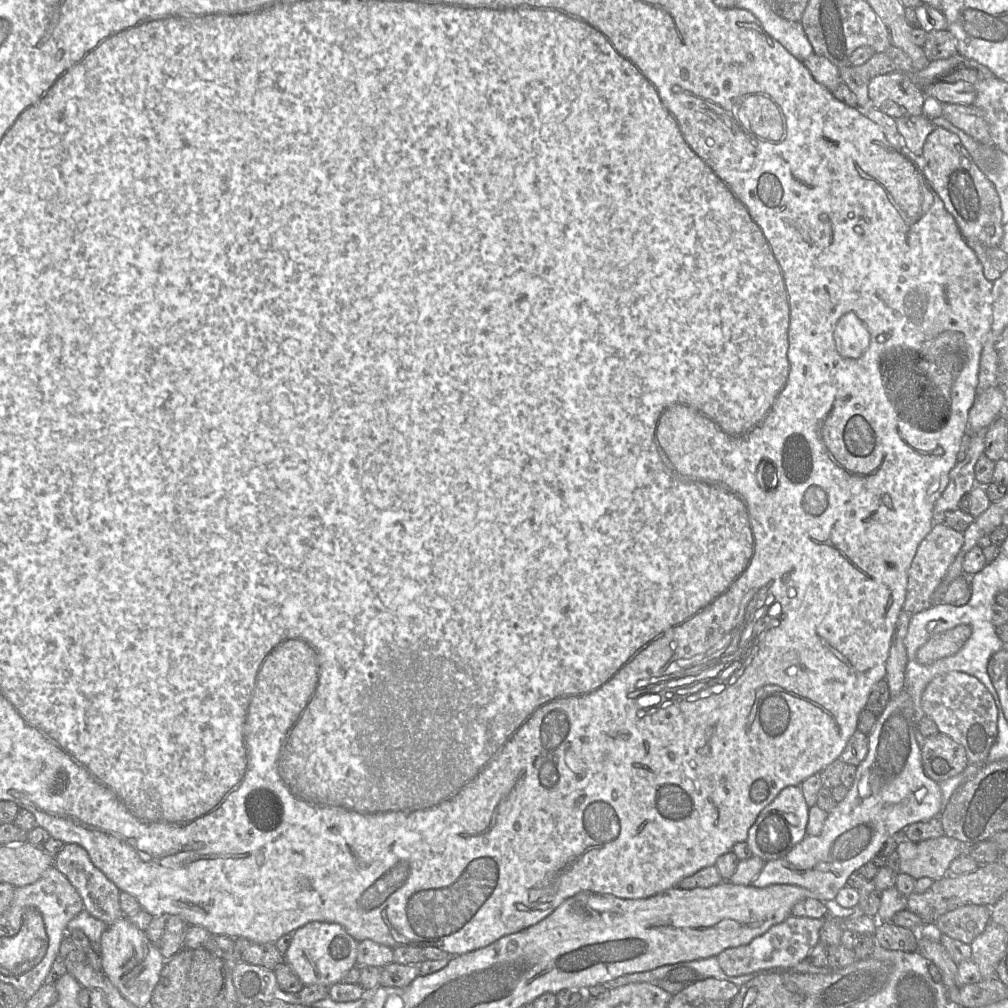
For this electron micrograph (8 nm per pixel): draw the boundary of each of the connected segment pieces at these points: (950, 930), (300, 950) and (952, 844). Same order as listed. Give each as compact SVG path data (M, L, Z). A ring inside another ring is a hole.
M968 904L941 915L936 925L943 934L971 944L985 930L990 921L990 907Z
M311 921L293 932L291 944L284 953L287 963L304 985L330 987L339 983L347 971L357 966L359 941L339 923Z
M946 835L921 842L912 842L906 839L898 843L897 851L901 872L912 876L915 880L922 877L938 880L948 874L952 861L961 855L962 841Z

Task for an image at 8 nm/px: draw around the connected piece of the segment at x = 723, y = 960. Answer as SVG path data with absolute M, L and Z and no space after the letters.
M789 916L750 943L725 949L716 957L720 967L728 976L740 976L772 968L793 968L804 961L819 943L819 932L823 923L824 918Z

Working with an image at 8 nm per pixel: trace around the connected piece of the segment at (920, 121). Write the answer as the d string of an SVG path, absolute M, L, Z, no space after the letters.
M923 114L895 120L897 129L903 138L905 151L910 156L921 158L924 143L935 128L932 121Z

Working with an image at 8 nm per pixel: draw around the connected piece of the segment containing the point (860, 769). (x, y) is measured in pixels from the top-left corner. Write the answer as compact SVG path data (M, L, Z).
M904 689L890 698L883 712L877 717L868 735L868 753L856 767L855 780L846 797L828 814L823 830L817 836L806 836L782 858L765 861L764 867L751 885L764 888L773 884L789 884L803 887L820 901L833 900L847 885L849 876L880 852L885 842L904 827L929 820L941 813L941 789L939 783L926 776L921 761L921 747L916 738L916 722L913 701Z

